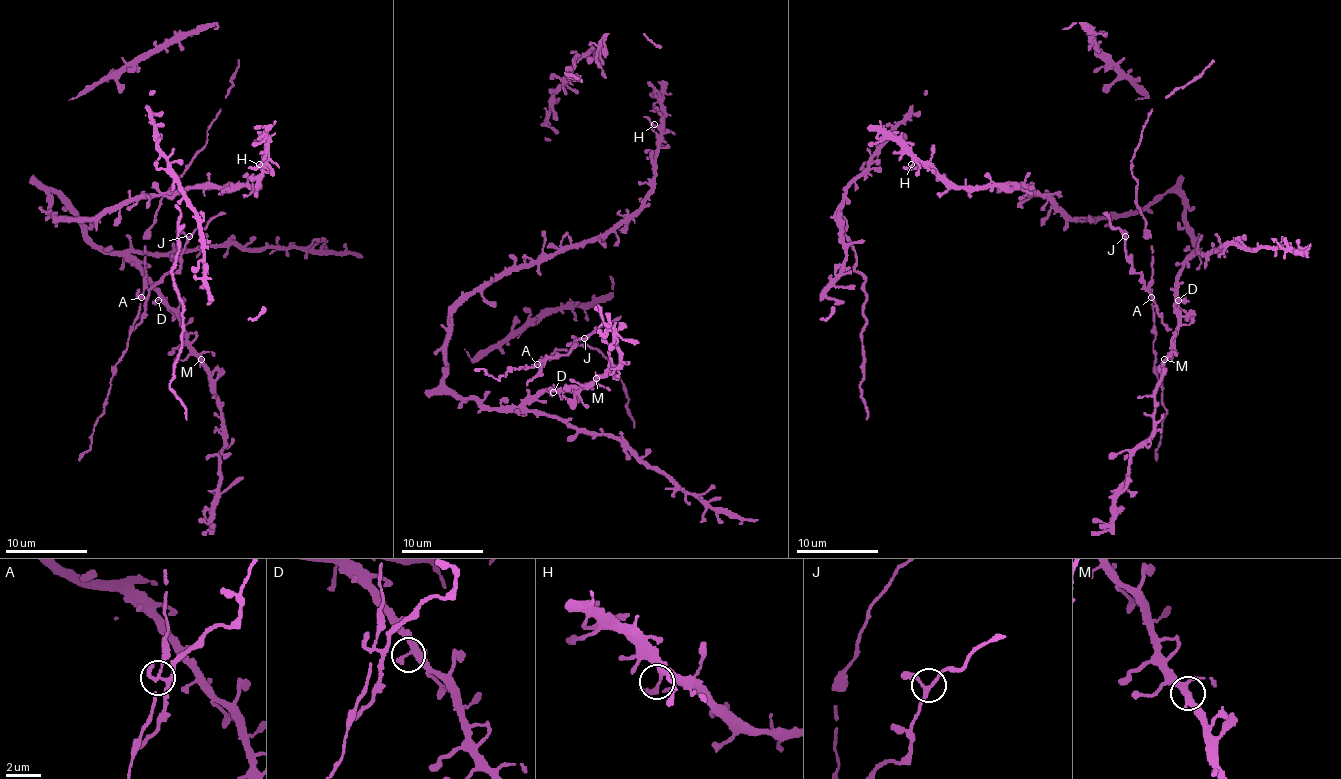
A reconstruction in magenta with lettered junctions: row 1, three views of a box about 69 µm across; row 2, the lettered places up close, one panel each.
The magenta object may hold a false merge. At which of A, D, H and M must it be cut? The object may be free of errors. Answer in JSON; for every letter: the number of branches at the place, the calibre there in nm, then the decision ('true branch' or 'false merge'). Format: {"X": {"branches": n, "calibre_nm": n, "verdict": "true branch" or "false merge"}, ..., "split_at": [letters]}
{"A": {"branches": 3, "calibre_nm": 200, "verdict": "false merge"}, "D": {"branches": 3, "calibre_nm": 320, "verdict": "true branch"}, "H": {"branches": 2, "calibre_nm": 220, "verdict": "true branch"}, "M": {"branches": 3, "calibre_nm": 320, "verdict": "true branch"}, "split_at": ["A"]}

